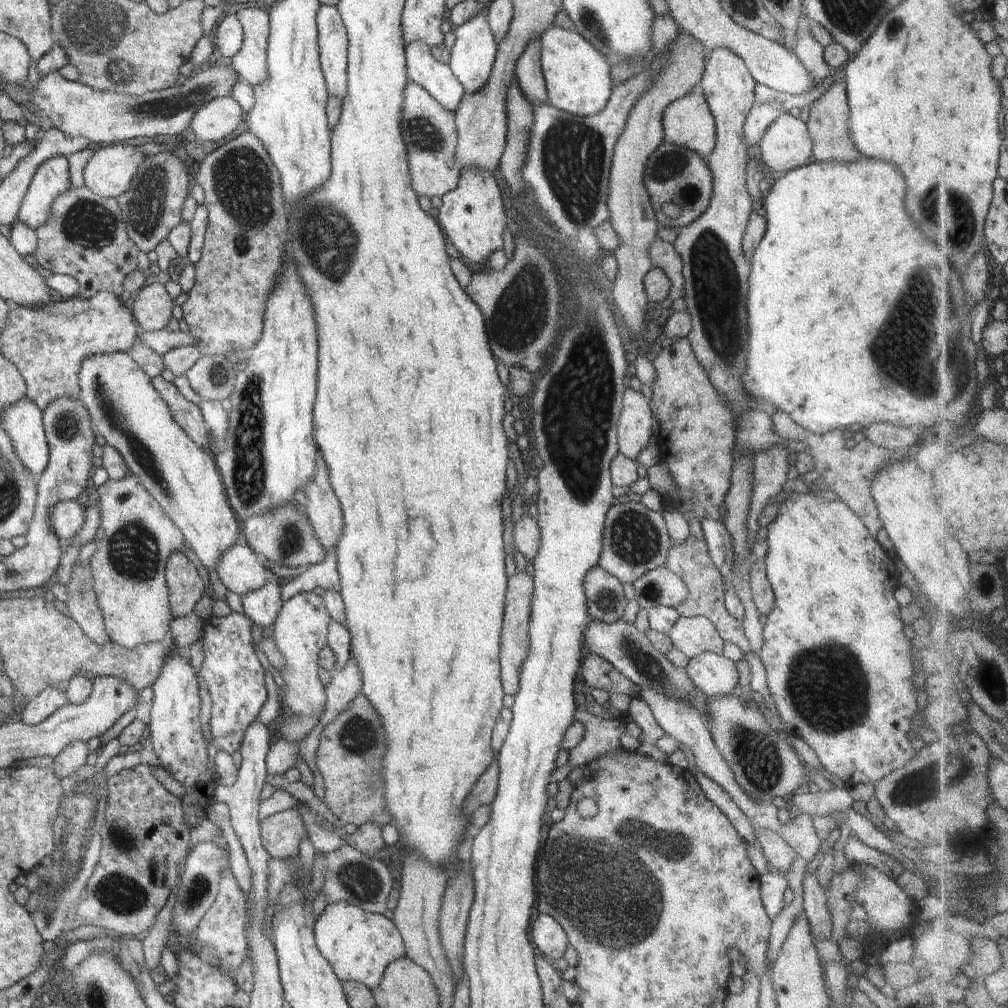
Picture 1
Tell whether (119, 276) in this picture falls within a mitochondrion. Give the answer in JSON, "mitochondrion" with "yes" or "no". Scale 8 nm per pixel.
{"mitochondrion":"no"}

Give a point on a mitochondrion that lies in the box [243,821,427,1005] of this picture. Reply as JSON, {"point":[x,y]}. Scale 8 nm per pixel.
{"point":[361,882]}

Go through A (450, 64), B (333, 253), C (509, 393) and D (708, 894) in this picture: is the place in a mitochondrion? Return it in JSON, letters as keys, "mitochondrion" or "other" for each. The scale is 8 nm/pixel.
{"A":"other","B":"mitochondrion","C":"other","D":"other"}

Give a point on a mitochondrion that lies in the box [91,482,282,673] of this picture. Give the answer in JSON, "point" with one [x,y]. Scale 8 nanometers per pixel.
{"point":[133,552]}

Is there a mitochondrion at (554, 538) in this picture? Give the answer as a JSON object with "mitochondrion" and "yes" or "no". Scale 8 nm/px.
{"mitochondrion":"no"}

